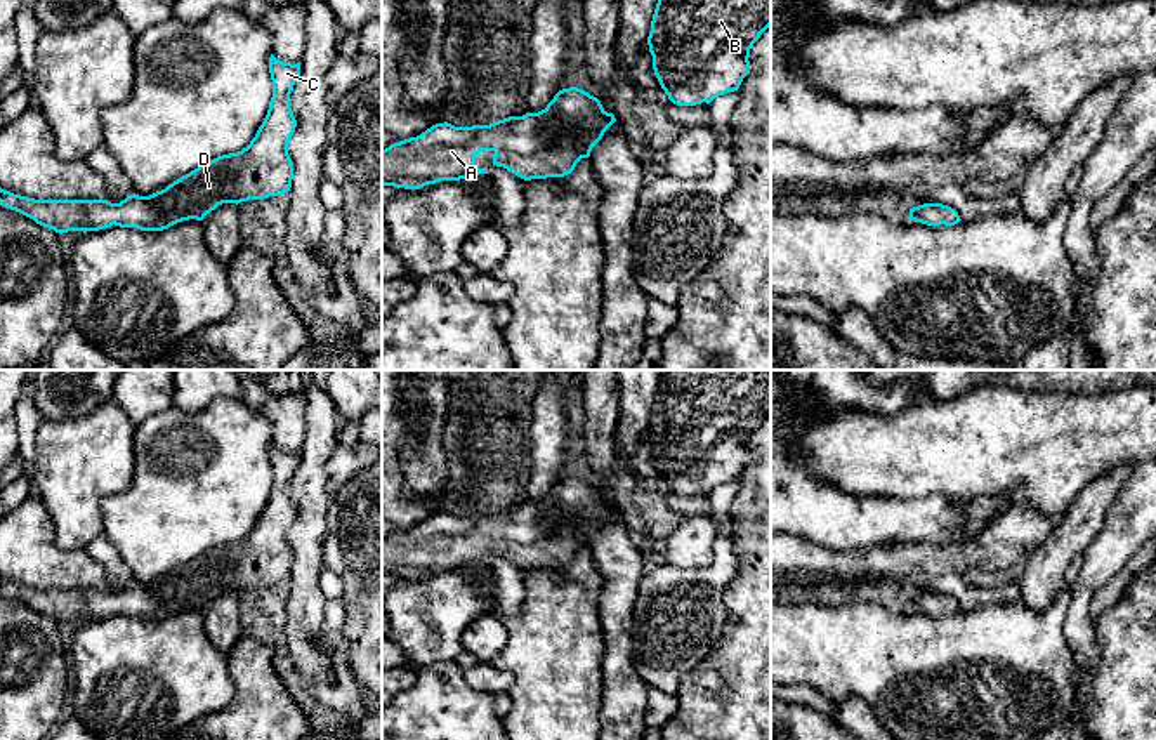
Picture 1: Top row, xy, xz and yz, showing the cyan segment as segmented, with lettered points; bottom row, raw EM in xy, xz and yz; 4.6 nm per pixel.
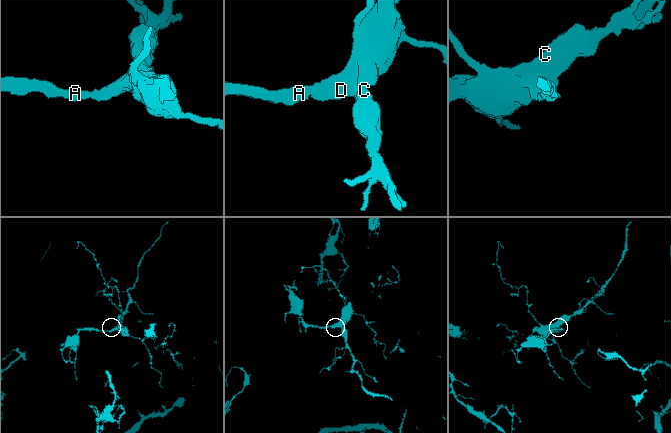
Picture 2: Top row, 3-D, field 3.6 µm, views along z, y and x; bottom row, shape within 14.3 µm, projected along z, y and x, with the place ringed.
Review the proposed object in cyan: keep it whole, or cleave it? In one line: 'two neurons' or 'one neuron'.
one neuron

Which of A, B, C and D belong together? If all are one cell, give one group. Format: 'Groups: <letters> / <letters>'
Groups: A B C D

